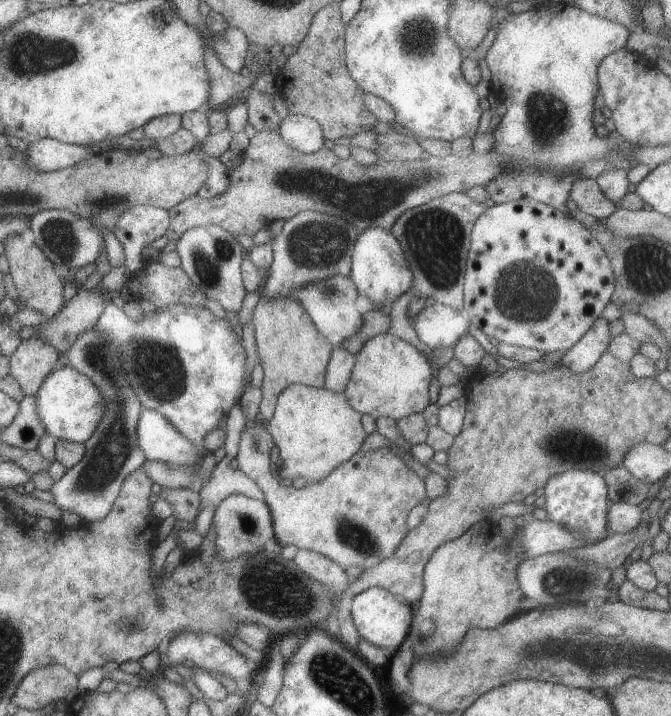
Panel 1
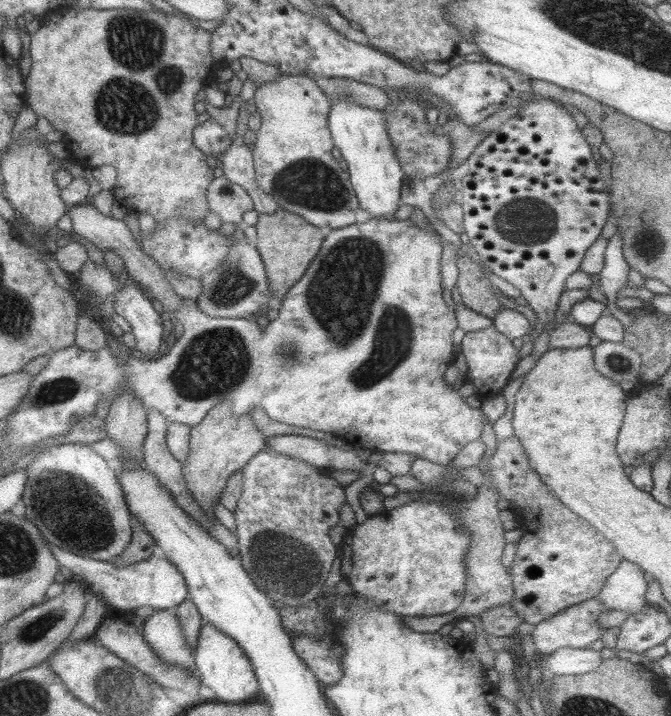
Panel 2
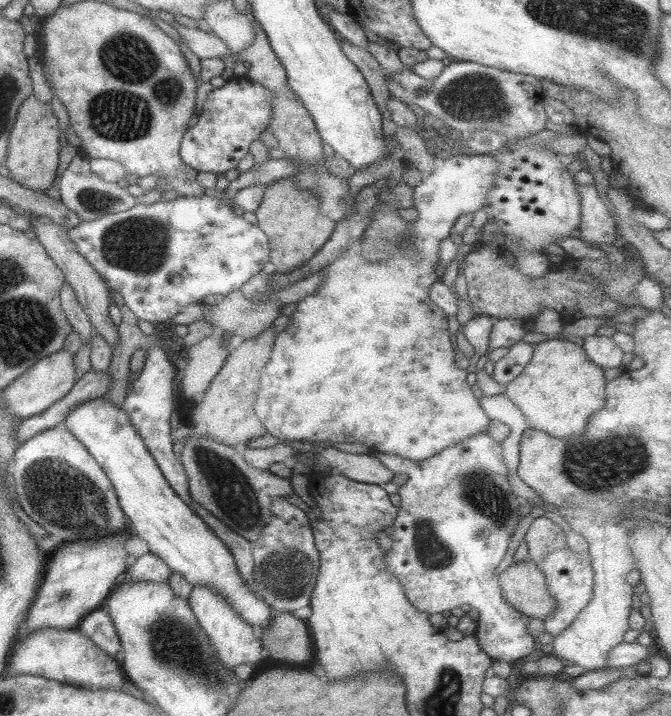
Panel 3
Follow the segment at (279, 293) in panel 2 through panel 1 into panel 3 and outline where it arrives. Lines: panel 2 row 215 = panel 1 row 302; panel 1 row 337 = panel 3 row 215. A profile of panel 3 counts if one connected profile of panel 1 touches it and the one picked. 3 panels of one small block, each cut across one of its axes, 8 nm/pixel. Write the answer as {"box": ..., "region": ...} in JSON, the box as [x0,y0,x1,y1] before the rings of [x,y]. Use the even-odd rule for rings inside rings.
{"box":[255,178,335,274],"region":[[[289,178],[265,186],[261,204],[255,210],[257,226],[269,238],[269,260],[275,264],[277,274],[291,274],[305,266],[327,244],[335,230],[335,222],[319,212],[319,198],[303,192]]]}

